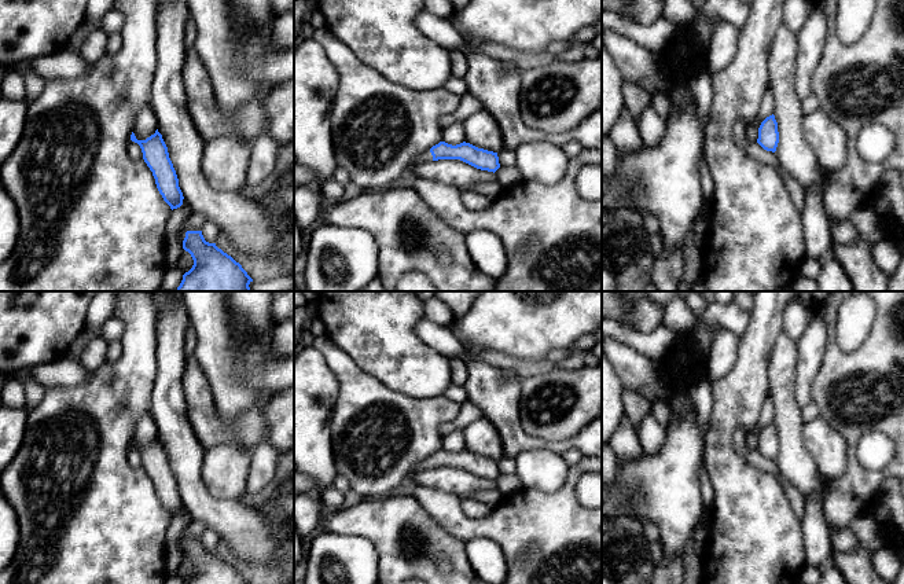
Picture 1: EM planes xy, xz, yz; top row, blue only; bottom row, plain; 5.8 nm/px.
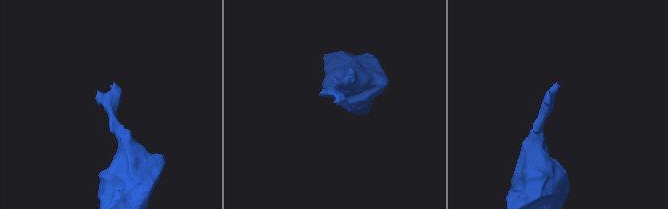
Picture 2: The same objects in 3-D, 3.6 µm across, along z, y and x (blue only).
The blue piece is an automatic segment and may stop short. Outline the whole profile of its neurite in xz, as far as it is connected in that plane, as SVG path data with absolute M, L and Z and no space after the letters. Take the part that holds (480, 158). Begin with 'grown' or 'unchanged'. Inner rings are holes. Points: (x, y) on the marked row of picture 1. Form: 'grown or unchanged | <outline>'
grown | M440 142L430 150L426 150L422 154L416 155L412 165L438 159L460 159L477 169L493 173L500 168L497 153L478 148L466 142L456 146Z

